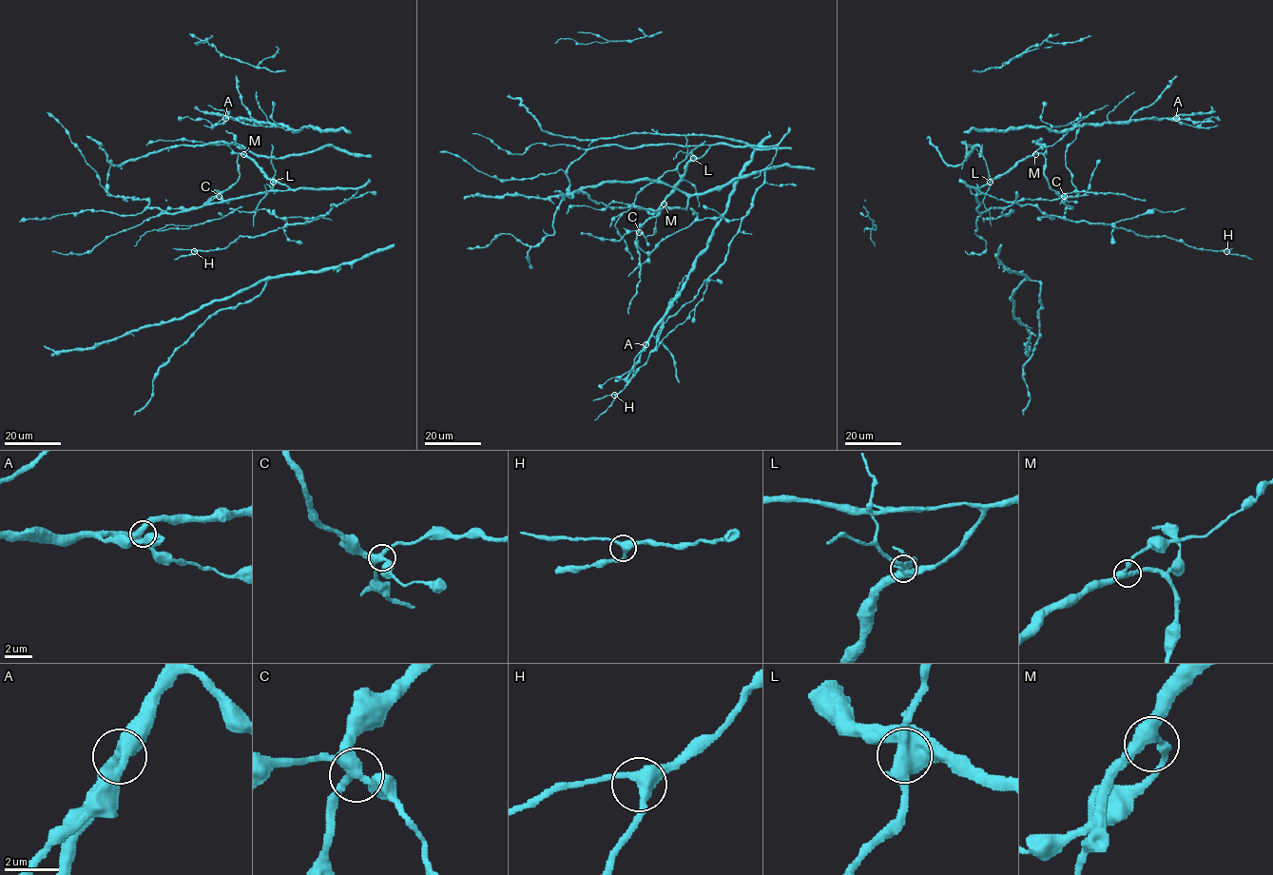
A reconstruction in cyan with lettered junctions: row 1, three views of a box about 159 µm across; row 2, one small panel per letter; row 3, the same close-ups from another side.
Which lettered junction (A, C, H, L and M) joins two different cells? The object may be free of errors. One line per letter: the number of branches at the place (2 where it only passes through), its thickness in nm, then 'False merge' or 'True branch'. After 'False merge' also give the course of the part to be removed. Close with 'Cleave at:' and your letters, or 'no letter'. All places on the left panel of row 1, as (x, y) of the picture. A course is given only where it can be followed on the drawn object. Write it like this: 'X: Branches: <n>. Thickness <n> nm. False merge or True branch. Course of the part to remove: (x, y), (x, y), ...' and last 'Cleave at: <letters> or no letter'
A: Branches: 3. Thickness 400 nm. True branch
C: Branches: 4. Thickness 380 nm. True branch
H: Branches: 3. Thickness 380 nm. True branch
L: Branches: 5. Thickness 550 nm. False merge. Course of the part to remove: (273, 181), (272, 188), (256, 211), (253, 226)
M: Branches: 3. Thickness 400 nm. True branch
Cleave at: L

